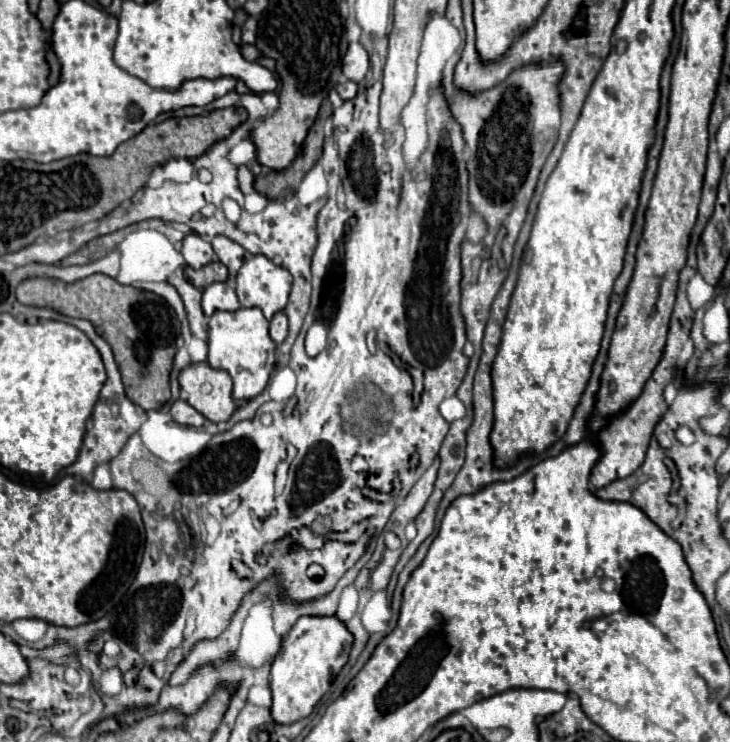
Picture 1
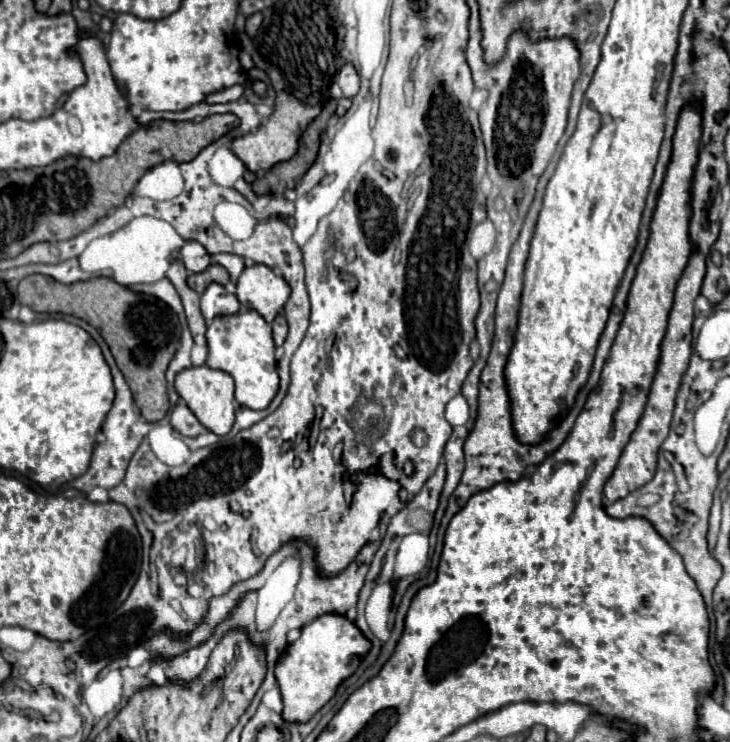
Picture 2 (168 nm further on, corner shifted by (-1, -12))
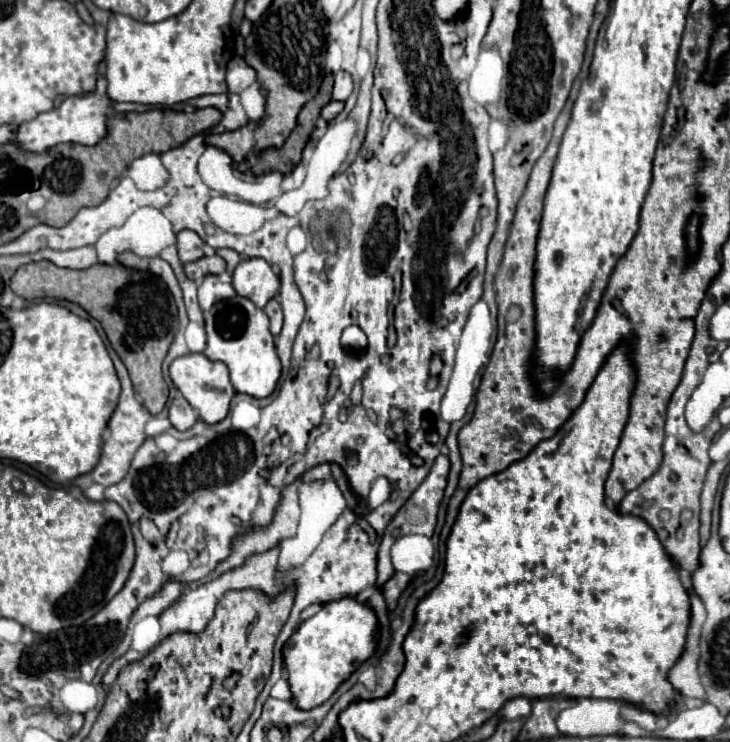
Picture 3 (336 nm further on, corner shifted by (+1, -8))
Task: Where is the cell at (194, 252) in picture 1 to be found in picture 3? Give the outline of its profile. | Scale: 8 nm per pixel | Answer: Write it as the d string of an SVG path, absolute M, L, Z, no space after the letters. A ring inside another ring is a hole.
M181 230L177 234L177 250L183 264L199 260L203 256L203 240L193 230Z

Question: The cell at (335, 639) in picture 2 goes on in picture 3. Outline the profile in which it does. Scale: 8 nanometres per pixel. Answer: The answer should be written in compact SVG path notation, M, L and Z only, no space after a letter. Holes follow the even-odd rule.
M351 596L325 604L315 616L305 620L283 648L289 686L299 708L311 710L327 702L333 692L357 670L377 646L377 616L367 602L357 602Z

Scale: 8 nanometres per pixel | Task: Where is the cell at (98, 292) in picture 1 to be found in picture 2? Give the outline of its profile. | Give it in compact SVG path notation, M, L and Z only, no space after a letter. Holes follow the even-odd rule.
M41 274L27 276L19 282L19 302L35 312L77 316L97 328L111 348L111 354L123 372L143 418L147 422L159 422L167 414L169 398L165 370L175 356L177 342L181 338L179 320L167 304L153 296L135 294L109 278L91 278L87 282L65 286Z

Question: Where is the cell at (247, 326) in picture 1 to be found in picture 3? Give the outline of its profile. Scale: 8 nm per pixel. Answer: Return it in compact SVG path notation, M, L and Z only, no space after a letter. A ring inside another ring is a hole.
M243 296L221 300L209 312L205 312L205 330L205 356L209 360L221 360L229 366L231 384L237 392L265 398L275 390L281 374L281 362L275 352L273 336L269 332L269 318L261 308L257 308L249 298Z

